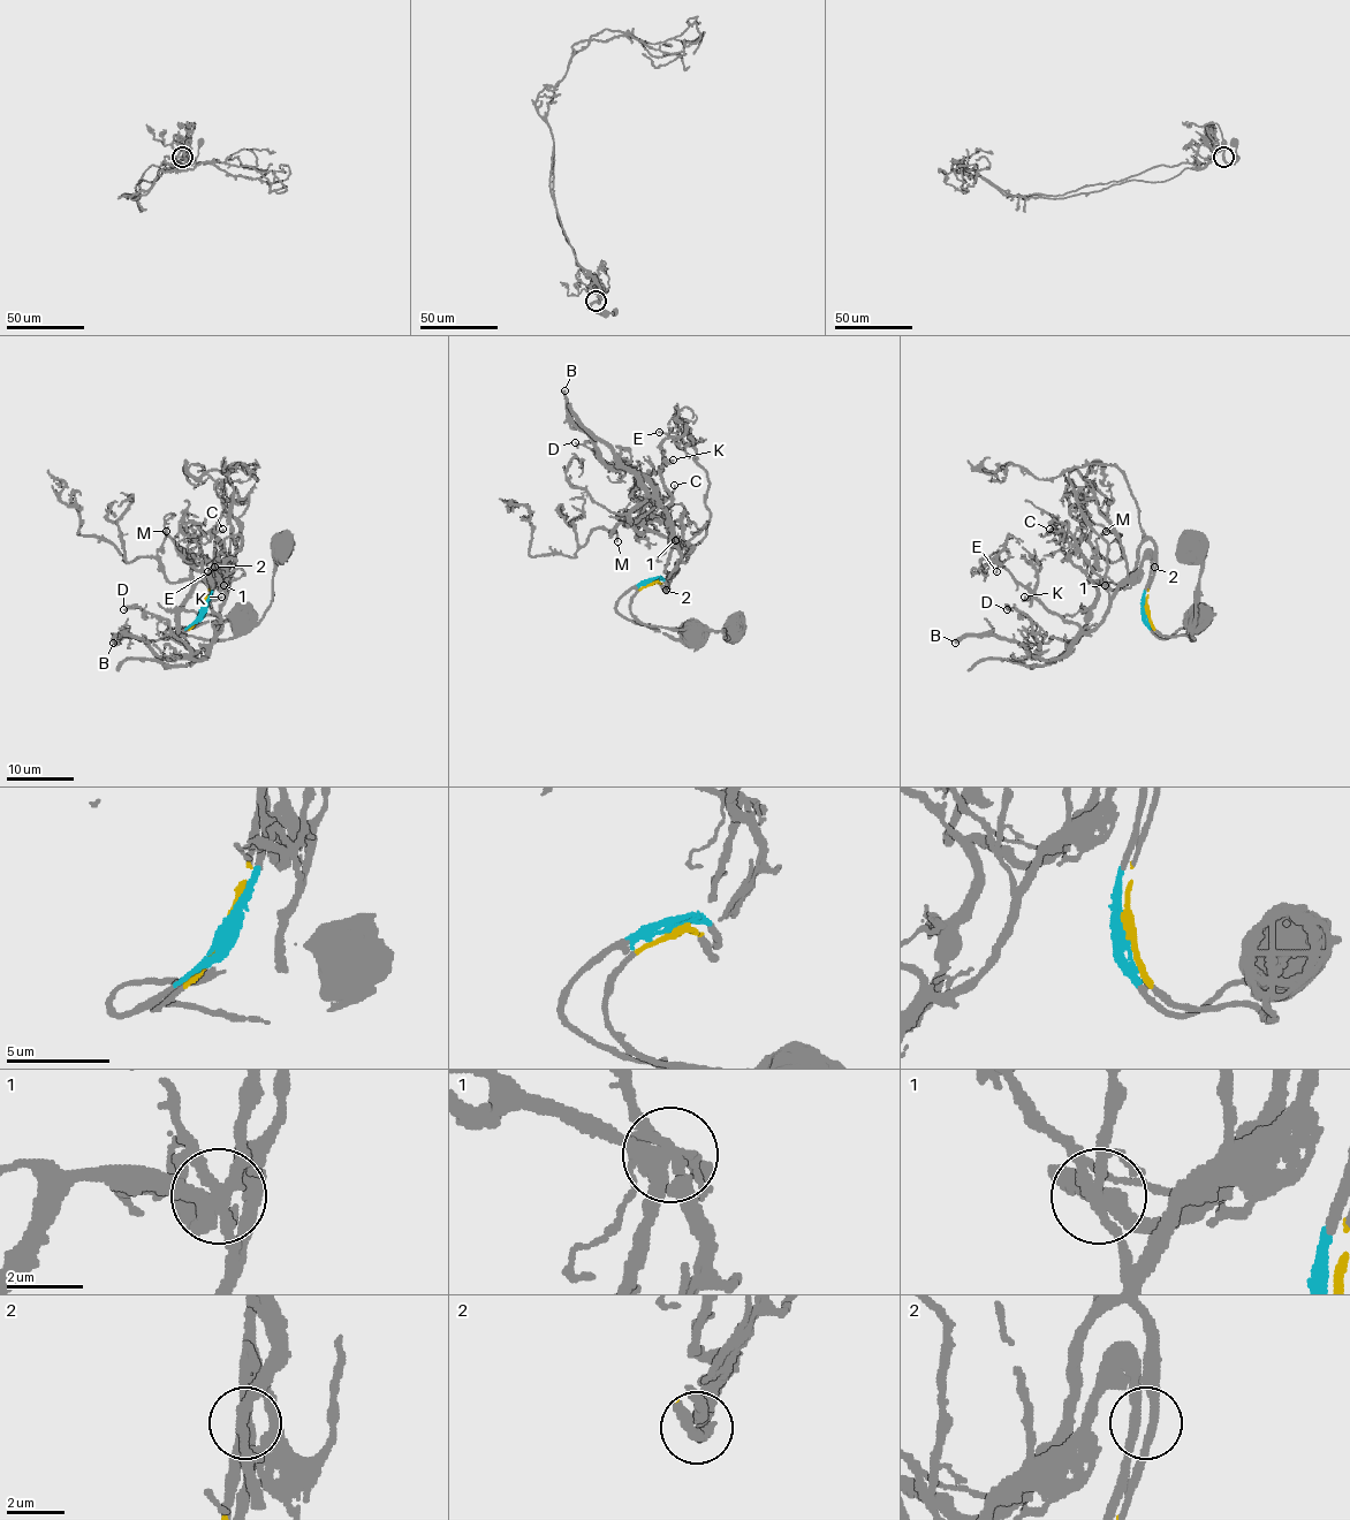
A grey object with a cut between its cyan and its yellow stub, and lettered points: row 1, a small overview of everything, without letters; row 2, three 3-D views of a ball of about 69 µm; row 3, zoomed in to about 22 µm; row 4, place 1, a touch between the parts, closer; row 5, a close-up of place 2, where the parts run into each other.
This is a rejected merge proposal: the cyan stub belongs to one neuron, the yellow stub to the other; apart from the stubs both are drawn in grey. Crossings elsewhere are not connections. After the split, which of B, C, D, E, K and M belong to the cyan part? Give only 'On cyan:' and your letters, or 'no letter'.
On cyan: B, C, D, E, K

